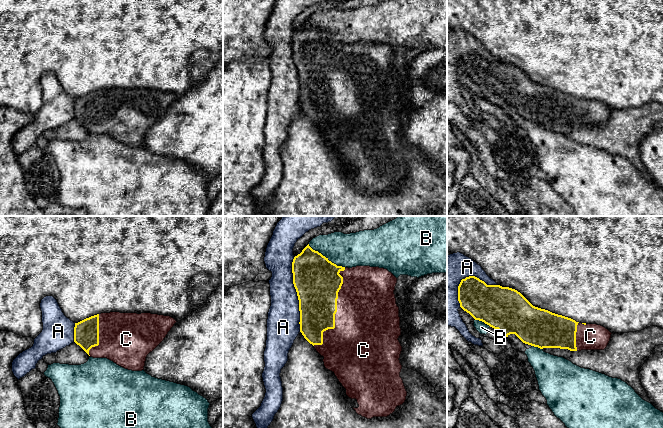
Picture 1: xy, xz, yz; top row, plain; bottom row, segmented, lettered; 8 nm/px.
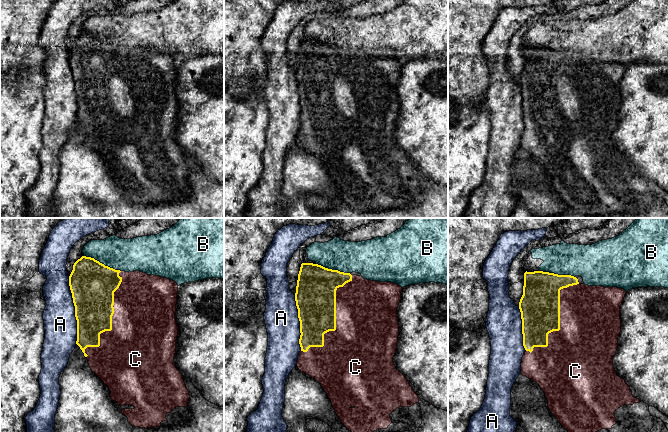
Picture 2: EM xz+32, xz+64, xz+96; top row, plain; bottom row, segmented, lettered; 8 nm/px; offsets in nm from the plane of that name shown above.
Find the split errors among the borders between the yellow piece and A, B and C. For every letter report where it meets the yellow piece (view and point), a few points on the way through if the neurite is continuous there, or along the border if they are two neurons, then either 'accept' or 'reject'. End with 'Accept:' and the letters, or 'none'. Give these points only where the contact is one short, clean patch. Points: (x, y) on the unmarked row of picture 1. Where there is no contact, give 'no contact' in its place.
A: contact xz (297, 70); reject
B: contact xz (327, 34); reject
C: contact xz (335, 89); accept
Accept: C

